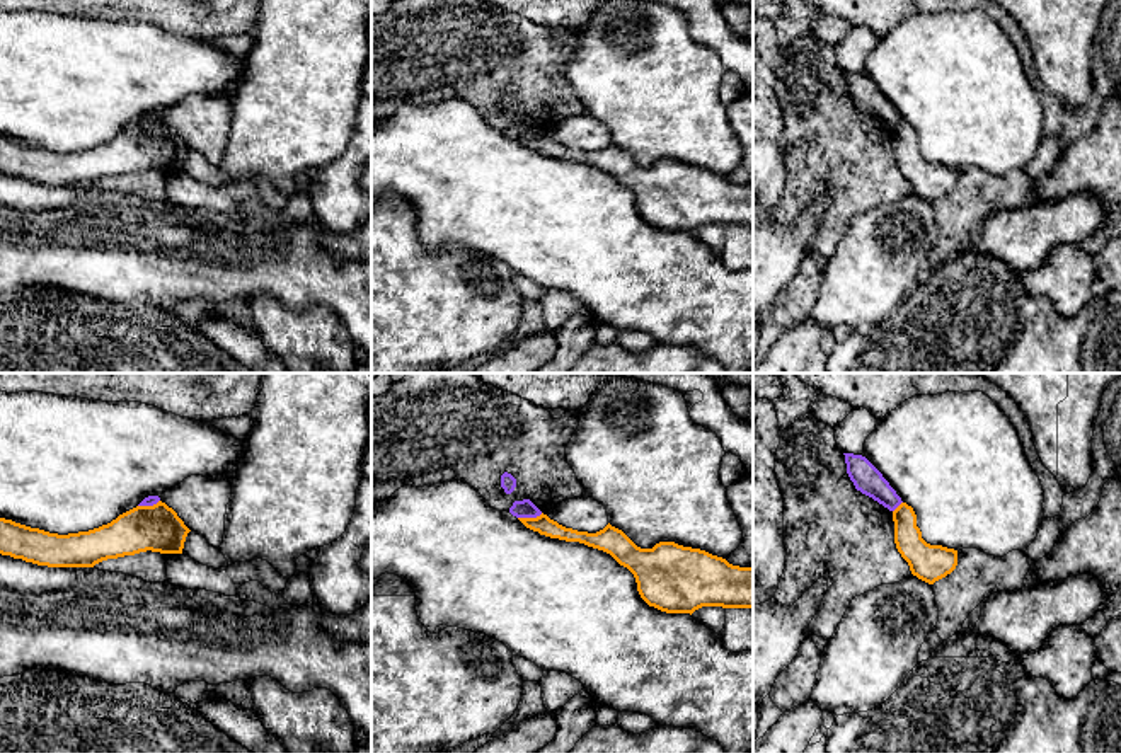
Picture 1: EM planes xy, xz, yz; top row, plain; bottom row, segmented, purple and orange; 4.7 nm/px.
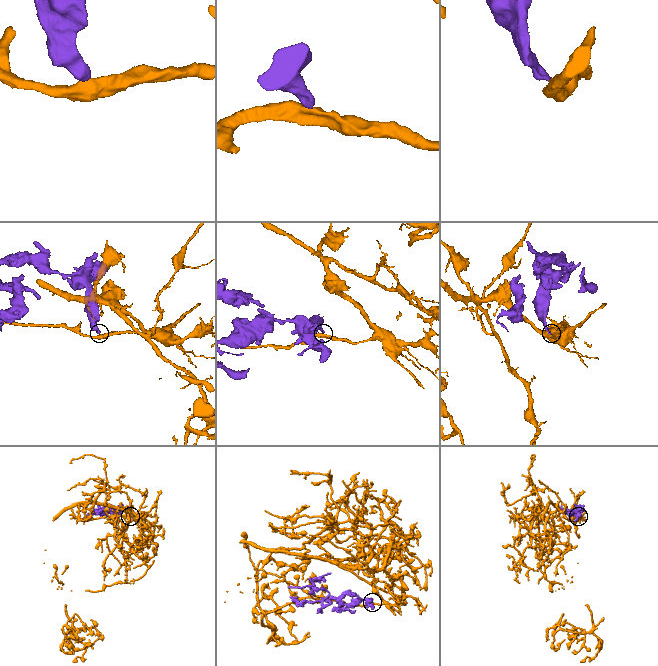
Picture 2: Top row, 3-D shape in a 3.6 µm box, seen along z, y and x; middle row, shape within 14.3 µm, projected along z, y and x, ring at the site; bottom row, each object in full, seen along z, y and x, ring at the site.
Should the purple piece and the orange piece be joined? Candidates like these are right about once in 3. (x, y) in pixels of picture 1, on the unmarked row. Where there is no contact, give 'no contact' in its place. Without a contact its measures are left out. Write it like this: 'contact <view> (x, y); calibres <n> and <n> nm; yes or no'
contact xz (530, 135); calibres 90 and 90 nm; no

